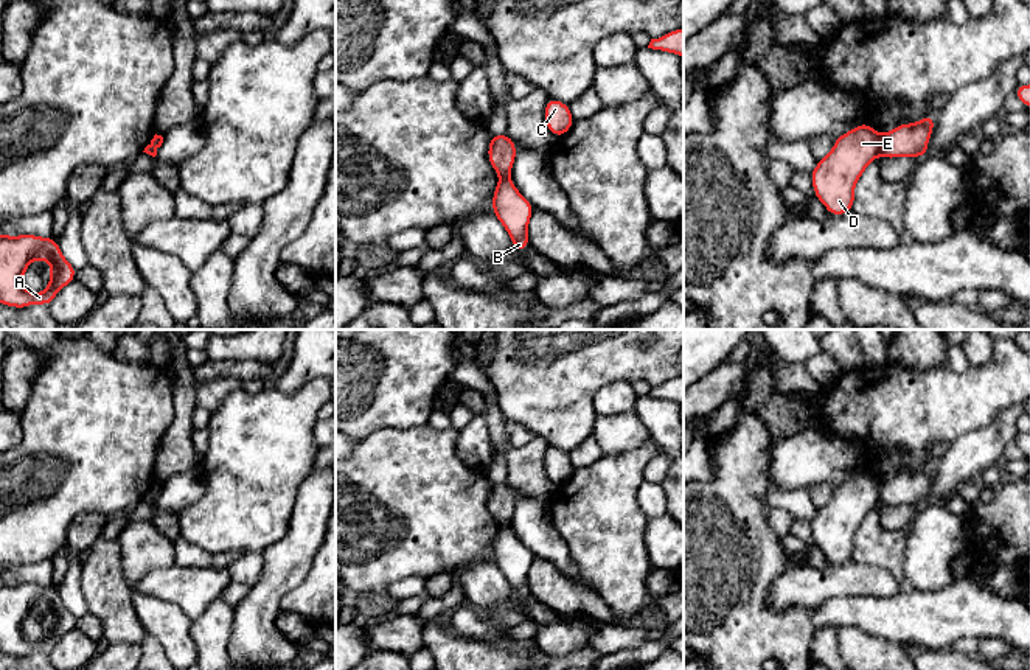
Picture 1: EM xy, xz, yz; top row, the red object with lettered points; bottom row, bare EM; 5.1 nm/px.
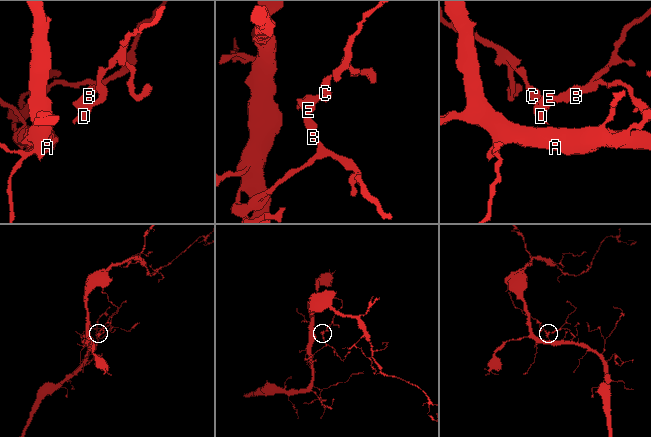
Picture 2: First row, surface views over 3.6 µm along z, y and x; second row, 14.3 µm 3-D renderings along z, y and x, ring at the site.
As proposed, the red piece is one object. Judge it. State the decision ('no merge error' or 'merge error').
merge error

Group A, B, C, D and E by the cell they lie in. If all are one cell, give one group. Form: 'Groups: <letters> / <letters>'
Groups: A B / C D E

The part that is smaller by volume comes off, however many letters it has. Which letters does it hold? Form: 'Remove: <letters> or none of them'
Remove: C, D, E

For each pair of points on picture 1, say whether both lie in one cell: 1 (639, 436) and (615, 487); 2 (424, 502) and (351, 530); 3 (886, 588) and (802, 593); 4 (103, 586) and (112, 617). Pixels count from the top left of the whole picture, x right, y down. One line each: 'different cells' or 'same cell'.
1: different cells
2: same cell
3: same cell
4: same cell

